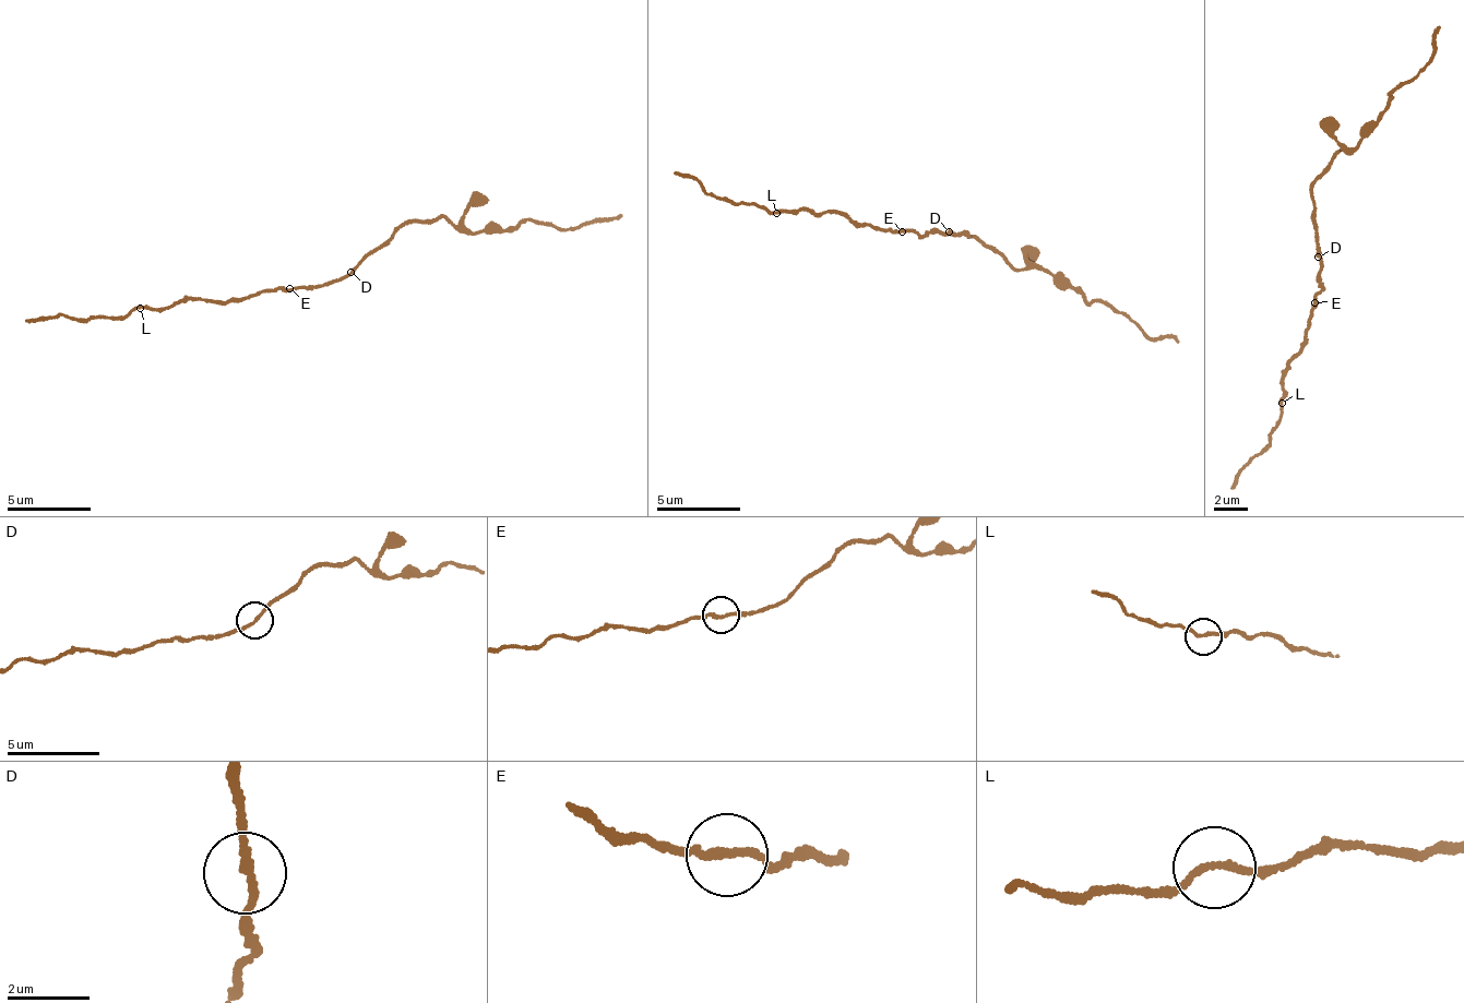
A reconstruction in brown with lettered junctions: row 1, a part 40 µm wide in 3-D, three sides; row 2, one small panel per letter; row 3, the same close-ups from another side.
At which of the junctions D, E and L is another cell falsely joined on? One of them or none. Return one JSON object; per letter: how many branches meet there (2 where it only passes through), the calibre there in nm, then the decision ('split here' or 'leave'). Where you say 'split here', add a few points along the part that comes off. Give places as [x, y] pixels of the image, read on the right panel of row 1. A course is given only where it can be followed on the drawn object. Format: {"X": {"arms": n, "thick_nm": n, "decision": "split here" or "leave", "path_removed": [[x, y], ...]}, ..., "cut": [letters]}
{"D": {"arms": 2, "thick_nm": 170, "decision": "leave"}, "E": {"arms": 2, "thick_nm": 170, "decision": "leave"}, "L": {"arms": 2, "thick_nm": 160, "decision": "leave"}, "cut": []}

